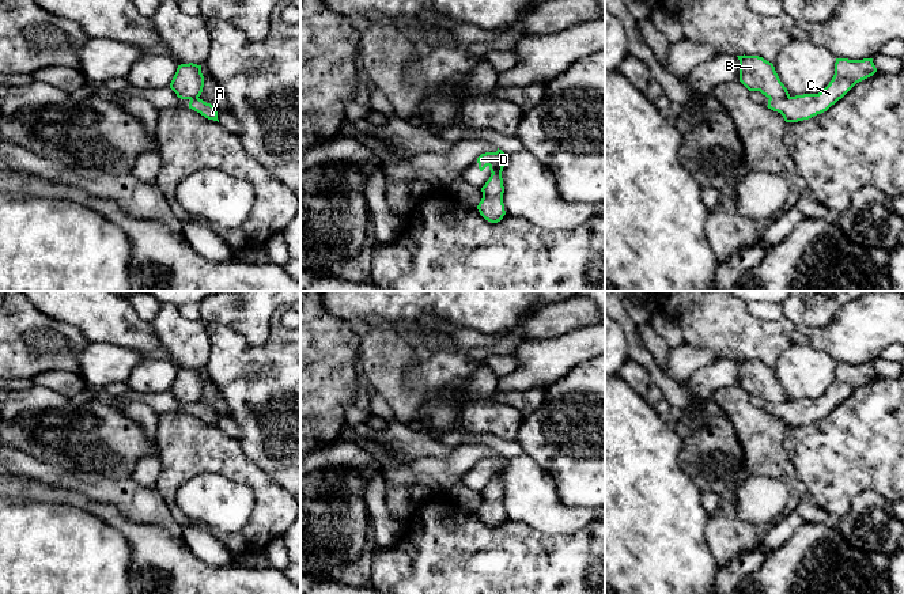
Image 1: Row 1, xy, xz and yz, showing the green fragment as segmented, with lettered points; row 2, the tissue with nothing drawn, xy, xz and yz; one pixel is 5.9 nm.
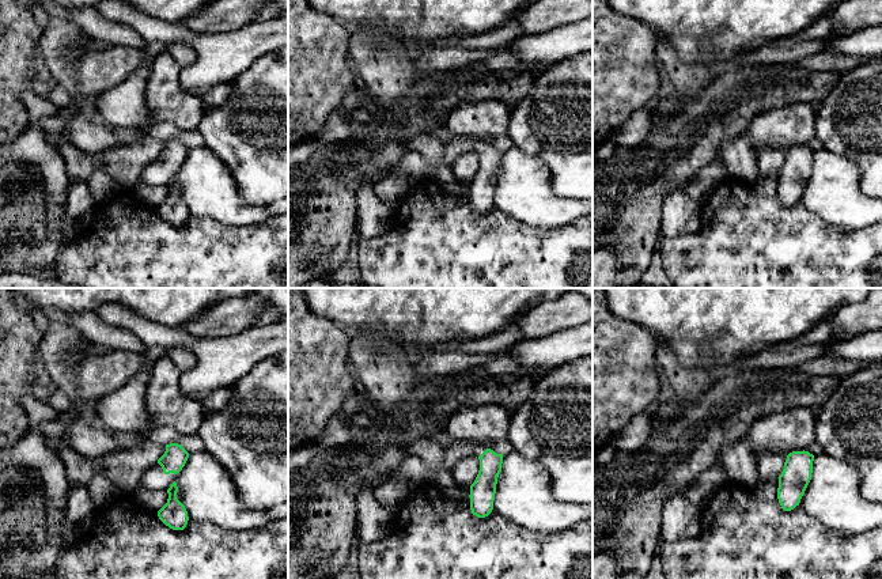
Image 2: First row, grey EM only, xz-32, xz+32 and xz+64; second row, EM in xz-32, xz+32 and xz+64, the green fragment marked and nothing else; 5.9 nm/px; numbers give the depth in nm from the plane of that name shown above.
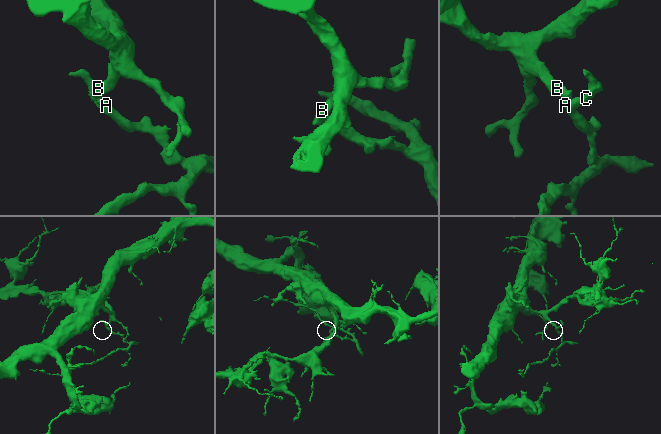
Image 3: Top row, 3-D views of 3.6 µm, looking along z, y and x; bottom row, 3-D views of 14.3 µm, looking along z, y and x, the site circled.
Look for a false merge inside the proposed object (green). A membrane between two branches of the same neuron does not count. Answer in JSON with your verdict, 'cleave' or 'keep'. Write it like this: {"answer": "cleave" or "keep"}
{"answer": "cleave"}

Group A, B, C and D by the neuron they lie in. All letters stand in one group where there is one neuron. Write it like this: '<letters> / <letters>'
A C / B D

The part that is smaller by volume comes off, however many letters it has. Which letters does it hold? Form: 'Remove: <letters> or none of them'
Remove: A, C

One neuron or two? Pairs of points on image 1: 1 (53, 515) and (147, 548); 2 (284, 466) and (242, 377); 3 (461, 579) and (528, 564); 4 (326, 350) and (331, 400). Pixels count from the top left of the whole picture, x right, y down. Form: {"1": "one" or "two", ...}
{"1": "two", "2": "one", "3": "one", "4": "one"}

